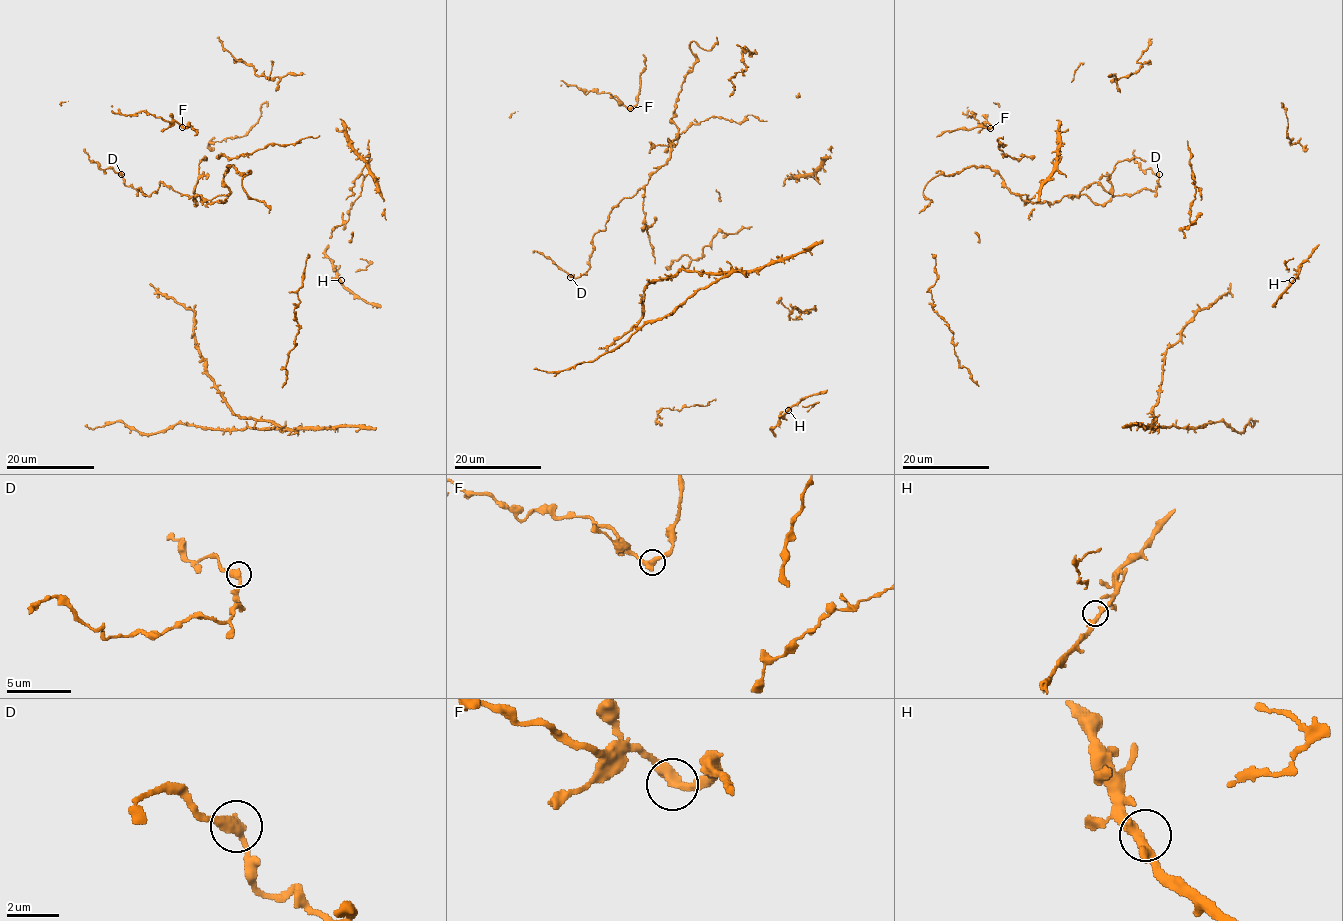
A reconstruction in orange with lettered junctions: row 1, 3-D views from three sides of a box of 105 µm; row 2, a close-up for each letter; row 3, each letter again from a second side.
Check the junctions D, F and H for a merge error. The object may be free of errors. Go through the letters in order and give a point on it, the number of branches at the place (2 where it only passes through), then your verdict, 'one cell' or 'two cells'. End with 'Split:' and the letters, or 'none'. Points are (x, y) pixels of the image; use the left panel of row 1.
D: place (121, 174); branches 2; one cell
F: place (182, 127); branches 2; one cell
H: place (341, 280); branches 2; one cell
Split: none

